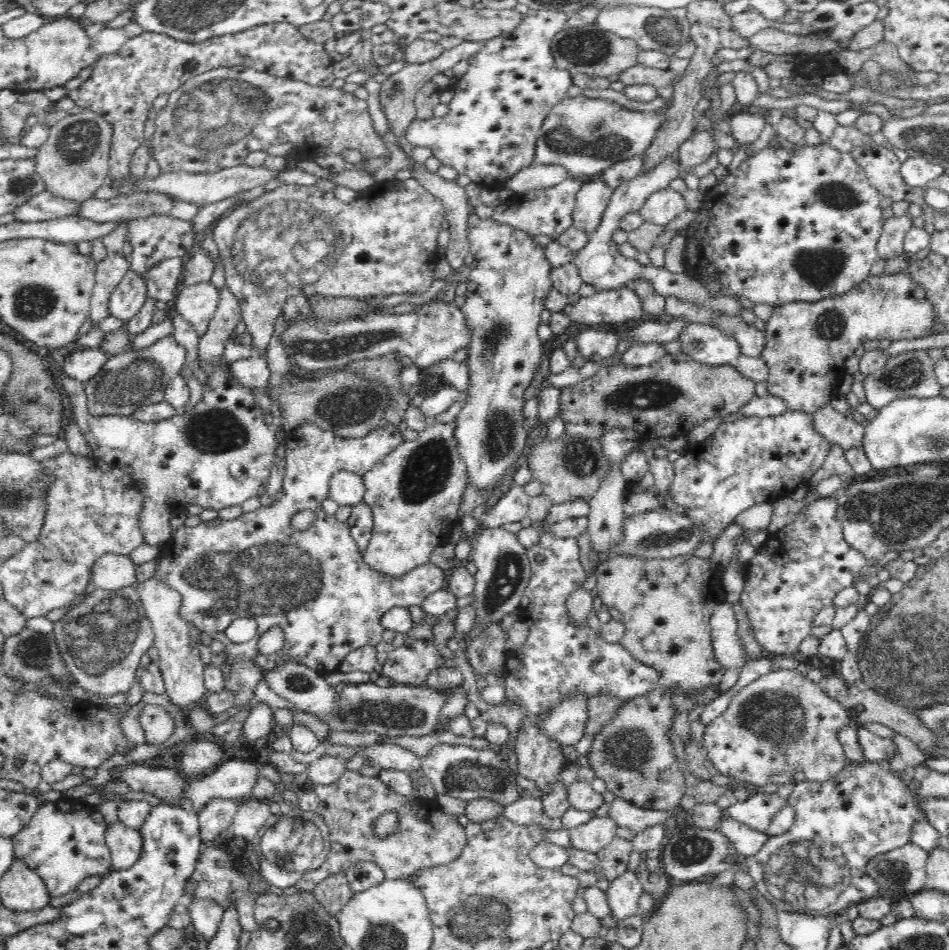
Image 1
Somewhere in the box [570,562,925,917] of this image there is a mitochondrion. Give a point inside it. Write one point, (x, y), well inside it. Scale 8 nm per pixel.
(797, 872)

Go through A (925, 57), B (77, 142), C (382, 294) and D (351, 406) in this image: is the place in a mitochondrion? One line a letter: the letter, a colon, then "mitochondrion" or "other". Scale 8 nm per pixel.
A: other
B: mitochondrion
C: other
D: mitochondrion

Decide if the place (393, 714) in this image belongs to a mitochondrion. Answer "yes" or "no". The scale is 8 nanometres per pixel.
yes

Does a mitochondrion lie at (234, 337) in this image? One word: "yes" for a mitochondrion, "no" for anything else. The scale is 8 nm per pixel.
no

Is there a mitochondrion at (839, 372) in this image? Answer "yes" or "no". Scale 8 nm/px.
no

